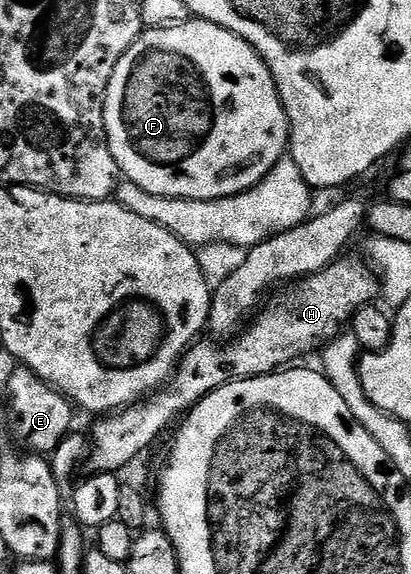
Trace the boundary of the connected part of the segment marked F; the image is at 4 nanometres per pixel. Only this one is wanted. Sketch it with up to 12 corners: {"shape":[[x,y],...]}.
{"shape":[[143,30],[106,90],[119,172],[169,199],[283,159],[276,81],[236,33]]}

